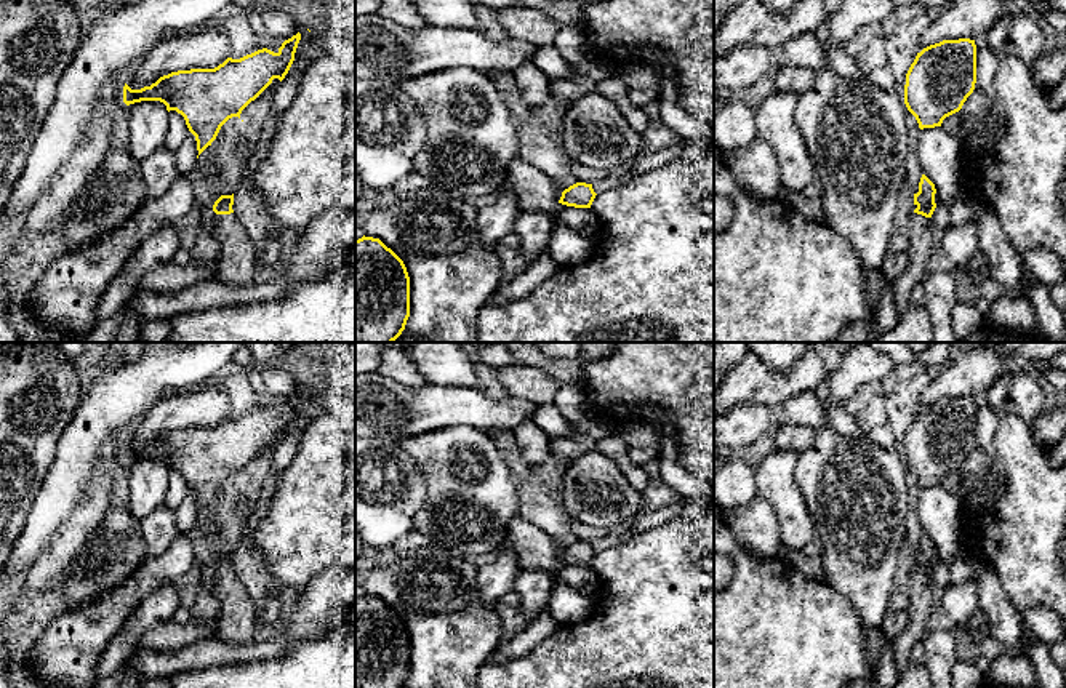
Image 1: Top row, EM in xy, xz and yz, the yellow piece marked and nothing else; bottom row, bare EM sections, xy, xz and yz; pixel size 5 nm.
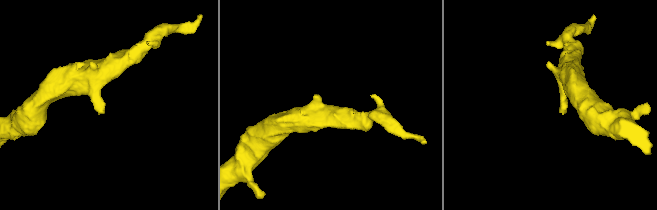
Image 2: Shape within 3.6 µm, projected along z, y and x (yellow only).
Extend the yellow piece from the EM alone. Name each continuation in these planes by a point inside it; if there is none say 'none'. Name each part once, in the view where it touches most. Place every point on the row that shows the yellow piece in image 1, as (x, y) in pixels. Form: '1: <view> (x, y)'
1: xy (236, 266)

